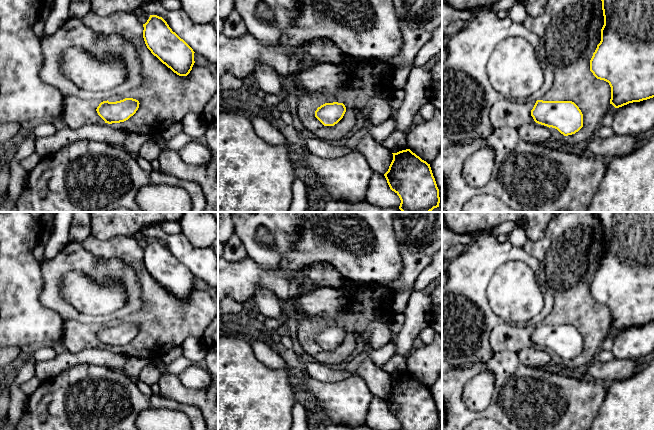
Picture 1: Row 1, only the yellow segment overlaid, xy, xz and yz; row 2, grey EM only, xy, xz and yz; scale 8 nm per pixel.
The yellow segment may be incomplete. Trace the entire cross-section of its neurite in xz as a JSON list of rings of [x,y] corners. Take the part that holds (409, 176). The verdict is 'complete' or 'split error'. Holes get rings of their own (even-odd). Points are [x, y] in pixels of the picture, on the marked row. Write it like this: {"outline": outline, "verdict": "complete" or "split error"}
{"outline": [[[410,149],[393,154],[393,160],[388,171],[384,174],[392,191],[400,198],[399,209],[402,212],[431,212],[439,207],[440,197],[430,164],[422,160]]], "verdict": "complete"}

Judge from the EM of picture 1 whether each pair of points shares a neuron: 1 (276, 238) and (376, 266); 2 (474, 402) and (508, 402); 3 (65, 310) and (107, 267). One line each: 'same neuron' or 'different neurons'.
1: different neurons
2: different neurons
3: same neuron

